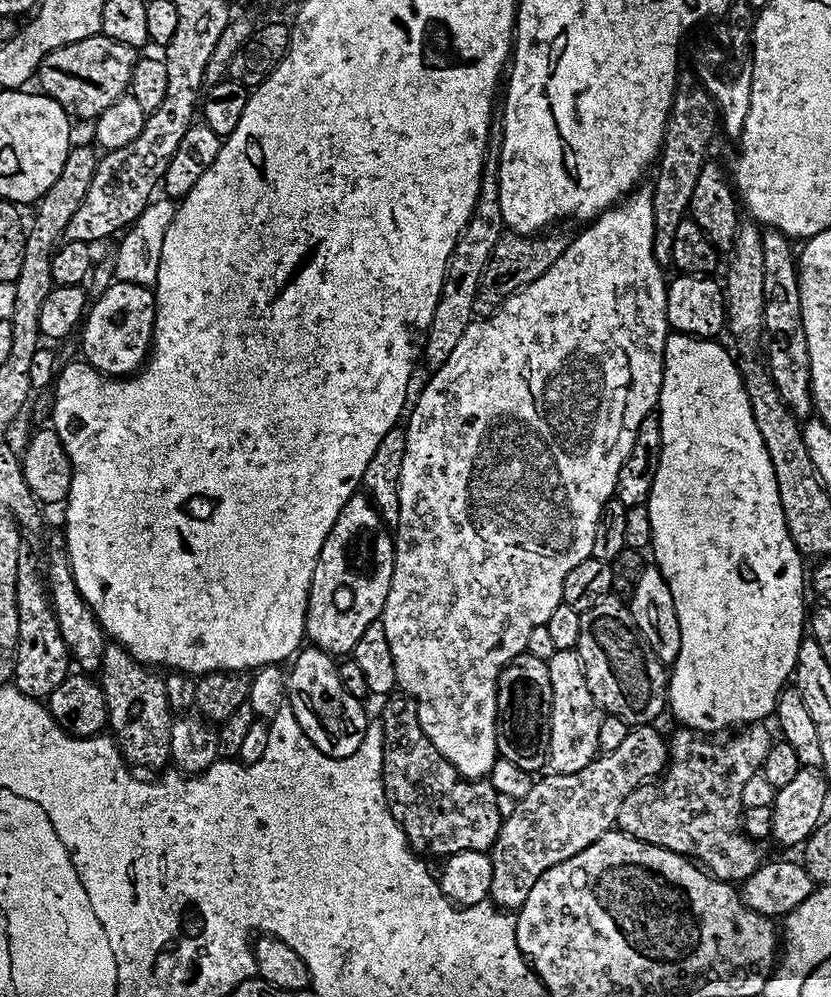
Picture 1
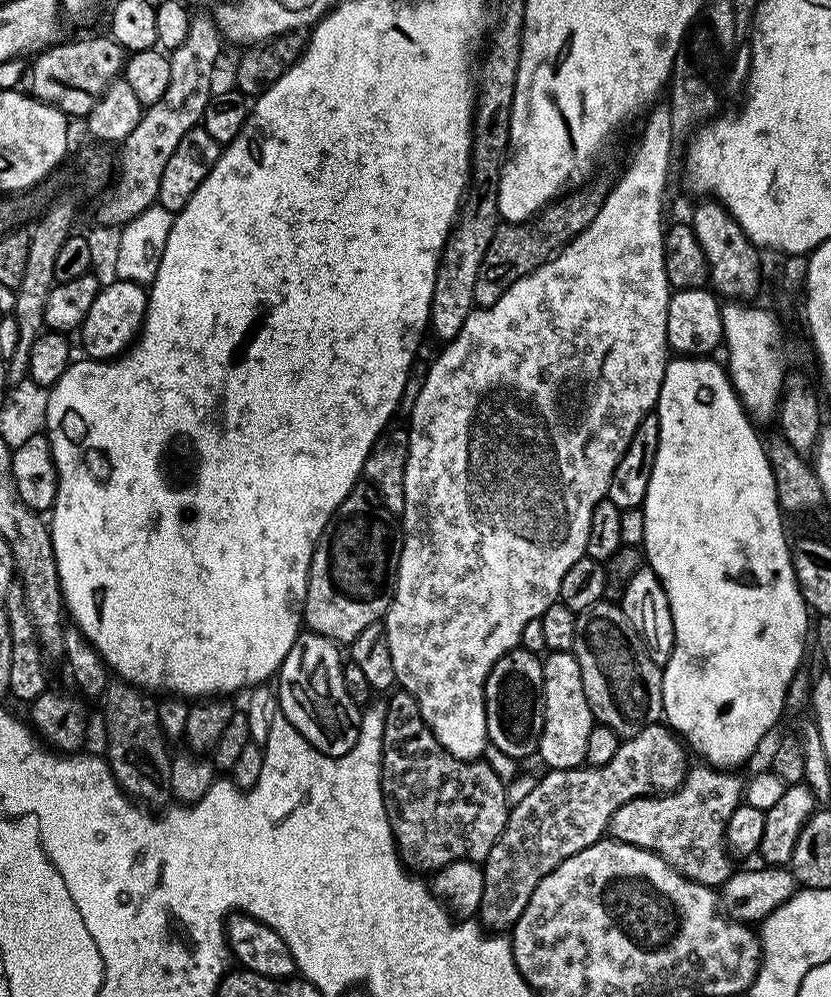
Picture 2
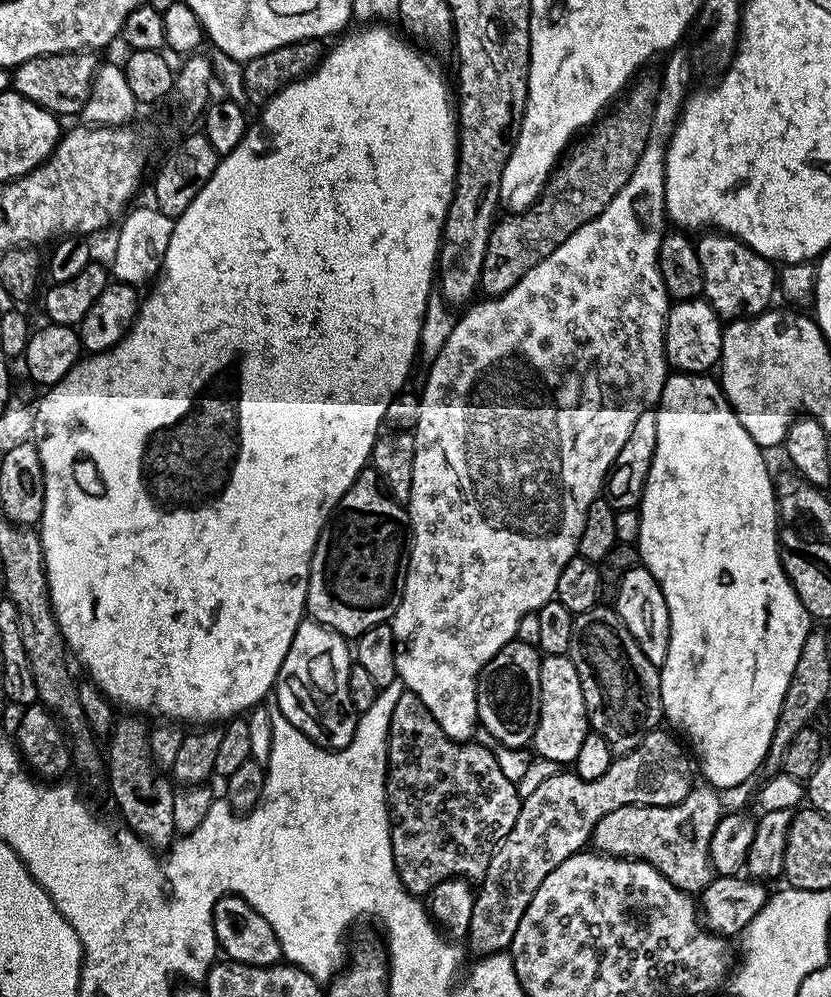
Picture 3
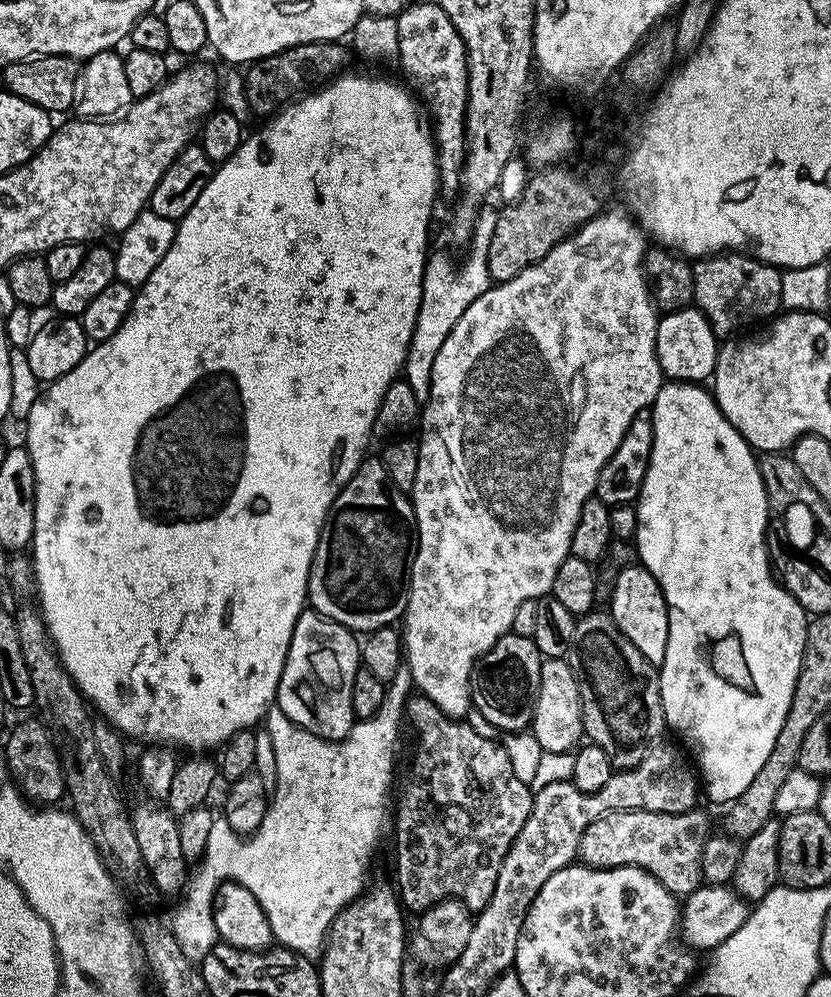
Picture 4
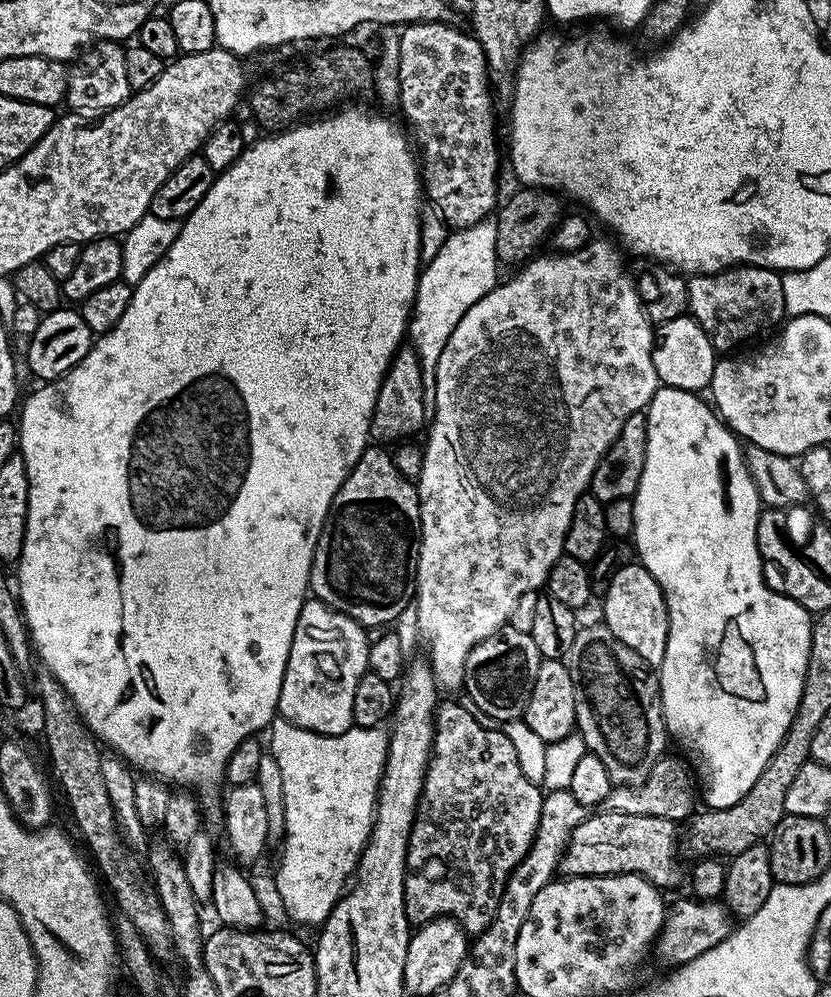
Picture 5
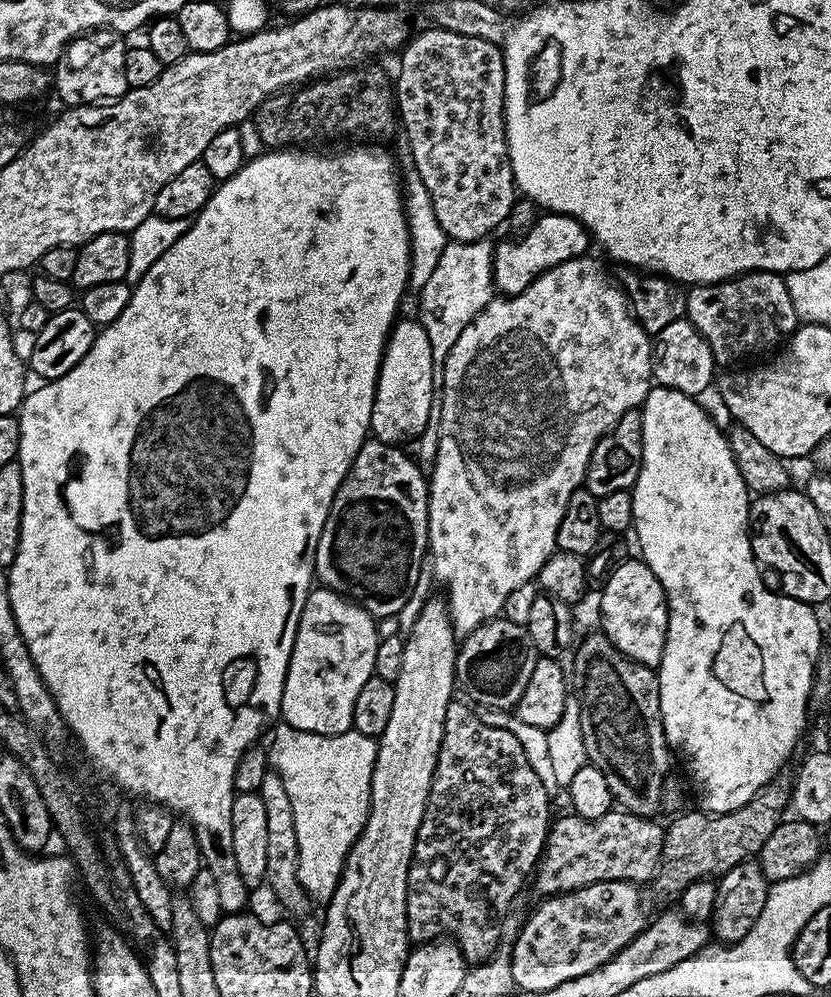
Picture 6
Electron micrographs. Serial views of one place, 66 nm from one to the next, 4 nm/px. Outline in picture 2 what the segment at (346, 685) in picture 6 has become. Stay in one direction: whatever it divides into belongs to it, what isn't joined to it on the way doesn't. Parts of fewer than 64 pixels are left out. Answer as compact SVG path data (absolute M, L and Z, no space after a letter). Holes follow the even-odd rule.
M311 630L301 631L294 646L280 663L278 708L305 738L322 754L345 756L358 742L361 705L346 694L345 661L340 660L341 645Z

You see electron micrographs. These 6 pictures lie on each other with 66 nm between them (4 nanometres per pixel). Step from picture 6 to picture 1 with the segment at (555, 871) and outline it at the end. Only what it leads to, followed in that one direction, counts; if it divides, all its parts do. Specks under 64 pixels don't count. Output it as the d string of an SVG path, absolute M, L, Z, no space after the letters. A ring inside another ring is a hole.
M757 722L741 727L737 736L724 734L719 738L683 726L677 727L677 732L670 736L670 752L674 759L664 769L662 779L659 782L645 782L626 794L622 806L618 806L615 827L642 842L695 860L701 868L720 880L743 882L754 874L754 870L758 870L762 855L760 856L761 845L751 840L740 827L740 795L743 783L749 781L751 775L761 771L766 754L774 742L774 736L768 733L768 726L767 723Z

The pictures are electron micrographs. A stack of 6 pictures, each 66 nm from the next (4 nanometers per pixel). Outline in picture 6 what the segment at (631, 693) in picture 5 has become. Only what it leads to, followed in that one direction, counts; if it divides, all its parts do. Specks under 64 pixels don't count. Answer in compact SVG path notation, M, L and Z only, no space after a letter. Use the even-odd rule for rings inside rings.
M596 630L593 636L588 636L584 641L575 645L572 656L572 668L570 664L570 684L580 697L578 703L580 705L580 721L582 722L582 742L586 746L586 754L588 755L588 763L592 764L598 770L602 770L602 775L606 778L606 783L610 785L610 794L613 801L623 811L632 812L636 816L647 816L649 818L655 817L662 808L662 797L664 794L664 781L669 779L670 772L668 772L668 756L670 757L670 749L668 746L668 739L664 733L662 726L662 710L660 709L660 678L653 669L642 666L638 662L634 662L630 658L626 658L618 650L618 646L610 643L603 631Z

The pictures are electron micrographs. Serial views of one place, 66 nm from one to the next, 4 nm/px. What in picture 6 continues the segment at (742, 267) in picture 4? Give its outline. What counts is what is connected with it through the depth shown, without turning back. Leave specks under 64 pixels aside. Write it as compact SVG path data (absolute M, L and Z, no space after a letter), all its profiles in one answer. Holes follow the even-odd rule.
M745 272L743 276L722 280L718 284L689 287L686 318L696 327L698 334L702 334L710 346L713 360L720 366L739 365L736 363L743 356L771 353L779 349L798 327L790 290L779 272Z

